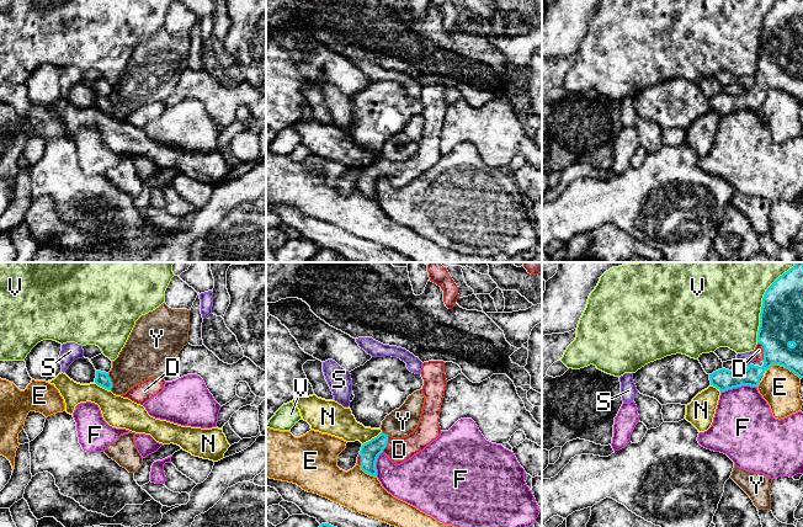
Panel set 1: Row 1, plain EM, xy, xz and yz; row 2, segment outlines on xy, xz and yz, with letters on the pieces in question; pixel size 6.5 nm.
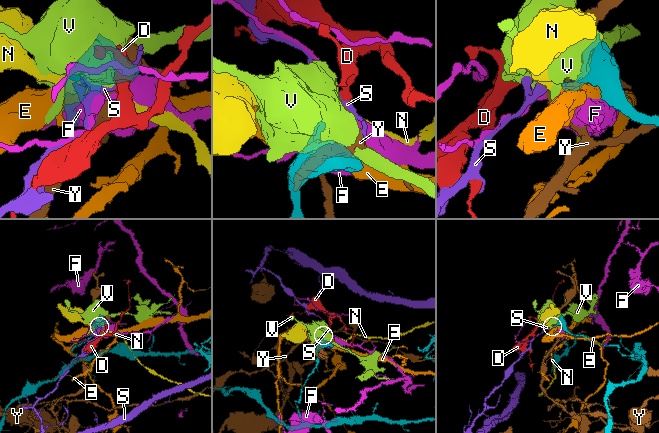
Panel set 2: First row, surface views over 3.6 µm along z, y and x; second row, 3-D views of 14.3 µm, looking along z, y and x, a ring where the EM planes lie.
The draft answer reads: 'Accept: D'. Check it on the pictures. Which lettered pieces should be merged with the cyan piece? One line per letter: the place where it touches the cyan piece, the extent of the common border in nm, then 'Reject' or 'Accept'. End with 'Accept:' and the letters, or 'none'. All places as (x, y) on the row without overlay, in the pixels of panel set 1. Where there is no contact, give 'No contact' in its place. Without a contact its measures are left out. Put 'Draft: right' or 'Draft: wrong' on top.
Draft: right
D: Touches cyan at yz (764, 75). Shared border 120 nm. Accept
E: Touches cyan at yz (783, 90). Shared border 240 nm. Reject
F: Touches cyan at yz (738, 110). Shared border 240 nm. Reject
N: Touches cyan at xz (372, 163). Shared border 160 nm. Reject
S: Touches cyan at yz (748, 89). Shared border 40 nm. Reject
V: Touches cyan at yz (761, 33). Shared border 460 nm. Reject
Y: Touches cyan at xy (111, 106). Shared border 110 nm. Reject
Accept: D

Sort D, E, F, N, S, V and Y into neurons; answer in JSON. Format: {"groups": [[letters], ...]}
{"groups": [["D"], ["E"], ["F"], ["N"], ["S"], ["V"], ["Y"]]}

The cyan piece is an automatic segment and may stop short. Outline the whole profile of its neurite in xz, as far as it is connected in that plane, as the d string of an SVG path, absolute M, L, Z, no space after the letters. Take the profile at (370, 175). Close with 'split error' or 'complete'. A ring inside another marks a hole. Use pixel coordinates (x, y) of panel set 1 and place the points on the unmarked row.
M443 85L422 87L422 117L425 127L418 151L413 158L402 163L393 163L383 156L362 169L357 181L361 193L377 201L376 186L378 180L385 177L394 188L400 188L422 175L441 158L438 142L446 115L446 99Z; split error

